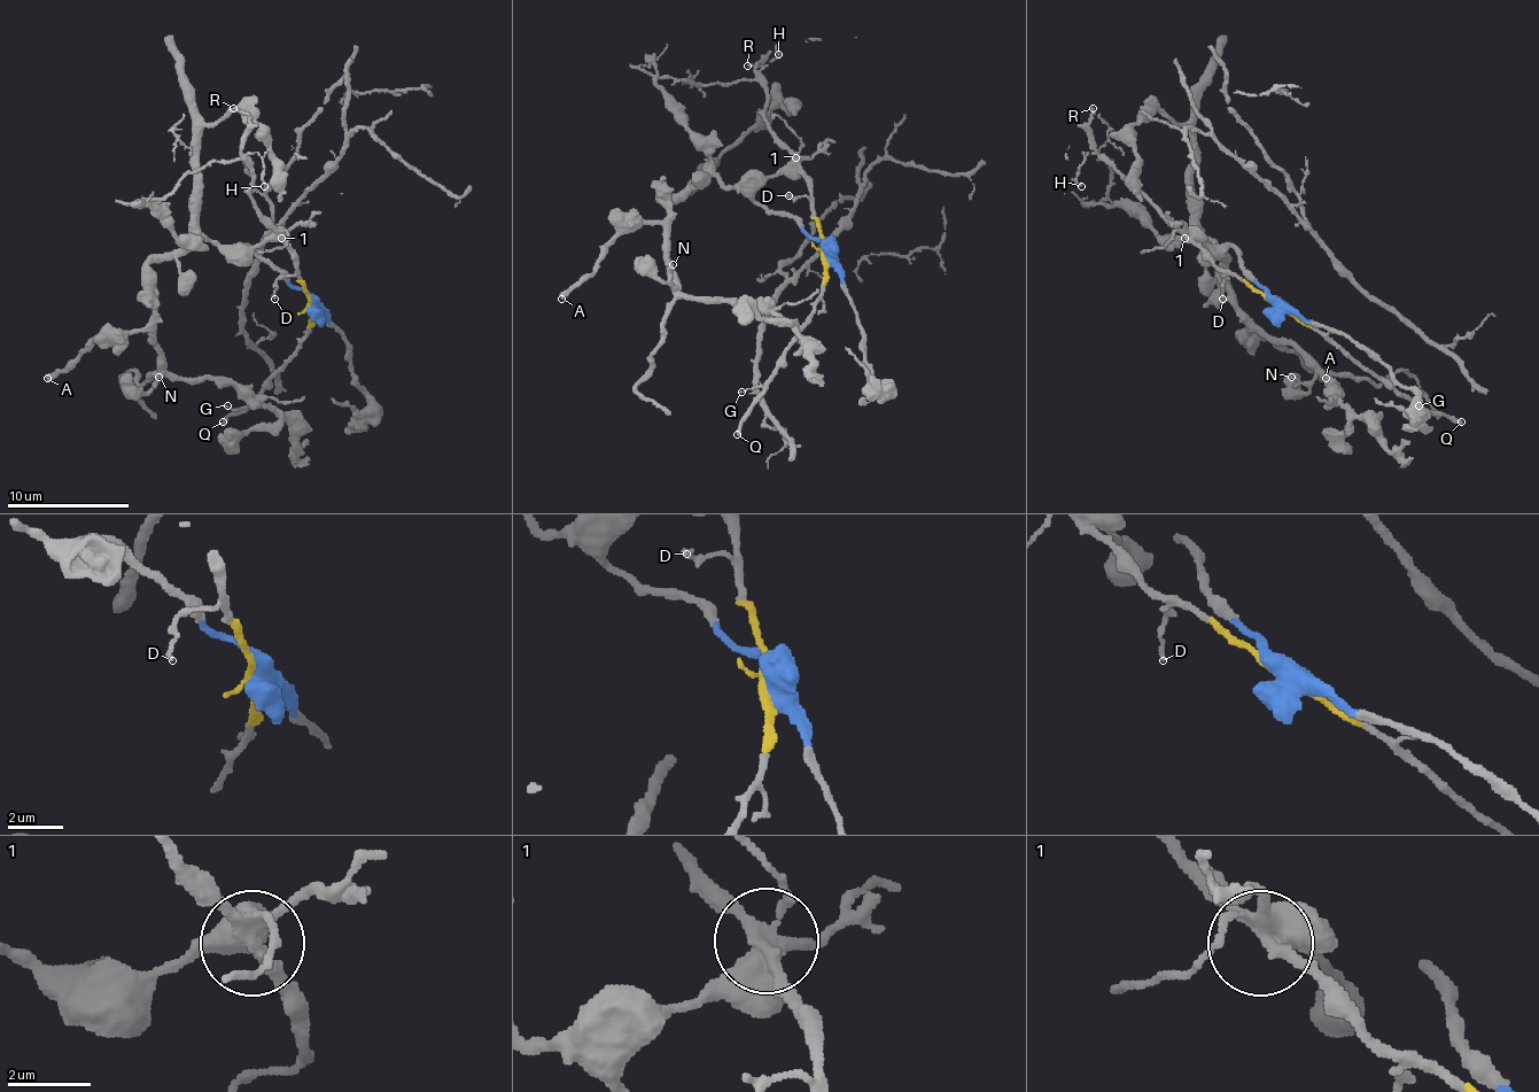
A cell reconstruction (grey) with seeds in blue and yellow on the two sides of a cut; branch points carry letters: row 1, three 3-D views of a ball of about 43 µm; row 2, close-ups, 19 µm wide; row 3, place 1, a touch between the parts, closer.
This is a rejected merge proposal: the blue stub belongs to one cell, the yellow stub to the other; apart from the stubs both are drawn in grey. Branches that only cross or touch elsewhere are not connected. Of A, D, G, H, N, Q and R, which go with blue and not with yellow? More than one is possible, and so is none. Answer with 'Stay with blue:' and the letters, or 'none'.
Stay with blue: A, N

